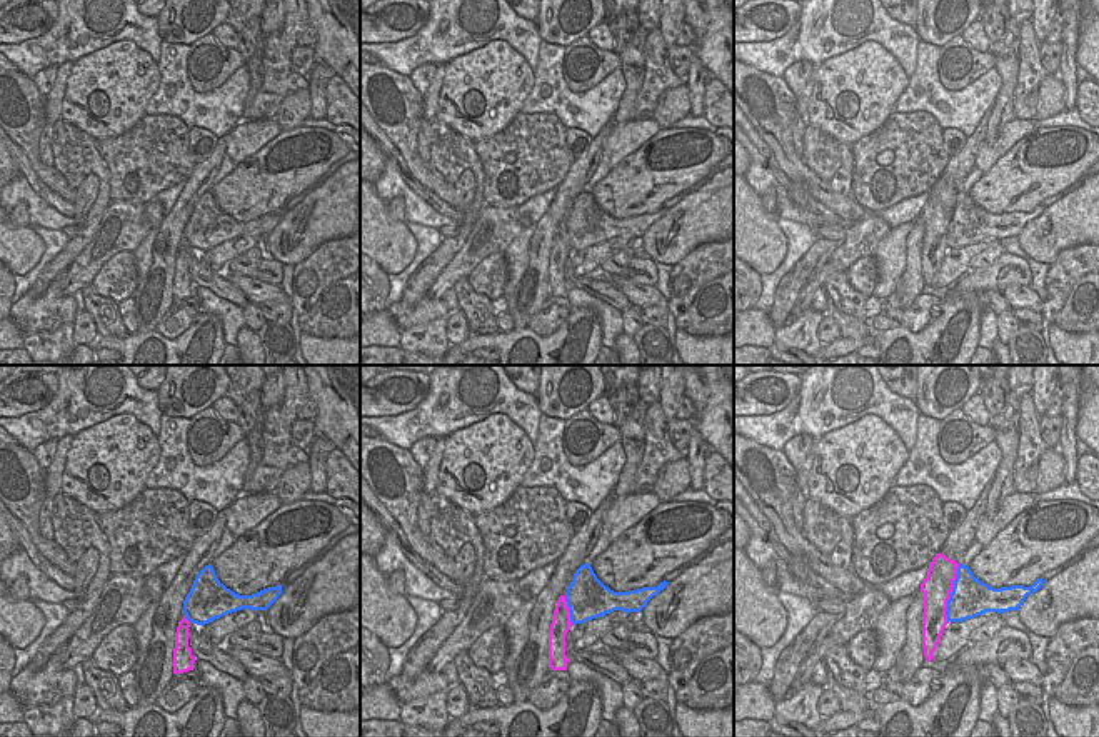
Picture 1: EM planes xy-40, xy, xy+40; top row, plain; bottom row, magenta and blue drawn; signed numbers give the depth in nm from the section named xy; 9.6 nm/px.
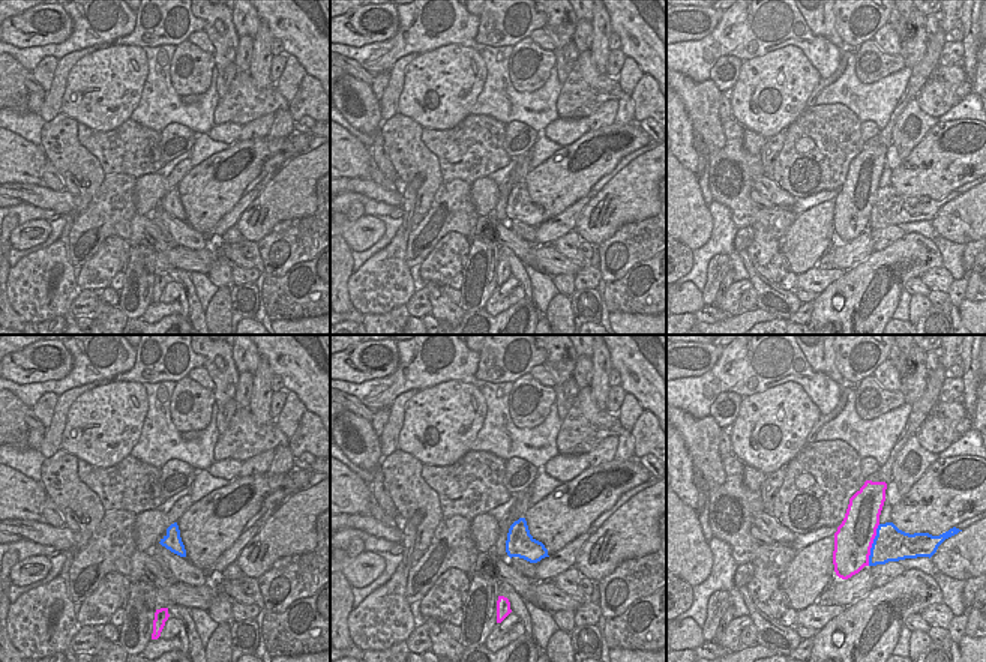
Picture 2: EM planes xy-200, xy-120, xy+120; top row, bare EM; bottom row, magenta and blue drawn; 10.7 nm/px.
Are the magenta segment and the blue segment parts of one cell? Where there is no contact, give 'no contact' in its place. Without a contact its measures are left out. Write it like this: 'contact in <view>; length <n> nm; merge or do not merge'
contact in xy+40; length 600 nm; do not merge

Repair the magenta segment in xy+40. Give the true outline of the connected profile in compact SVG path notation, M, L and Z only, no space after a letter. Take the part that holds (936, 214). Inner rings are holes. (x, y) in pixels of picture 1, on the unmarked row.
M936 180L929 190L927 202L921 210L921 218L924 222L922 275L926 288L932 287L932 278L949 250L946 235L954 213L957 193L959 190L956 187L947 185L944 180Z

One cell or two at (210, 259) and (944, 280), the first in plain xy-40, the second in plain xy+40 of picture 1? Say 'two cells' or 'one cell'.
one cell

